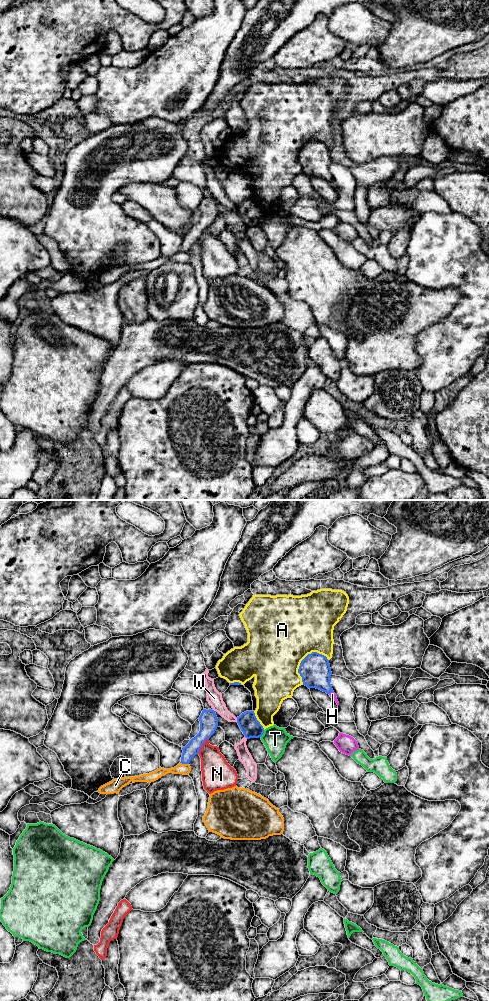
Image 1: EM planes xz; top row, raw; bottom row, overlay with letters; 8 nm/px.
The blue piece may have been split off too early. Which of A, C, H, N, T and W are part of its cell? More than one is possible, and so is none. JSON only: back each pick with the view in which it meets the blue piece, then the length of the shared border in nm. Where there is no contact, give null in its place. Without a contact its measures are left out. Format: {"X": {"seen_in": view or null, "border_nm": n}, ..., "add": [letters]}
{"add": []}

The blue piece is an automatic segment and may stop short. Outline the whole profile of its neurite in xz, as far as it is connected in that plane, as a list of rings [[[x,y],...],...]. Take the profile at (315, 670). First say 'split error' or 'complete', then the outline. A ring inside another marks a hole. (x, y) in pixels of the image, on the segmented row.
complete; [[[317,652],[308,654],[300,663],[298,673],[302,677],[303,685],[316,688],[327,694],[333,692],[330,684],[332,675],[329,660]]]

